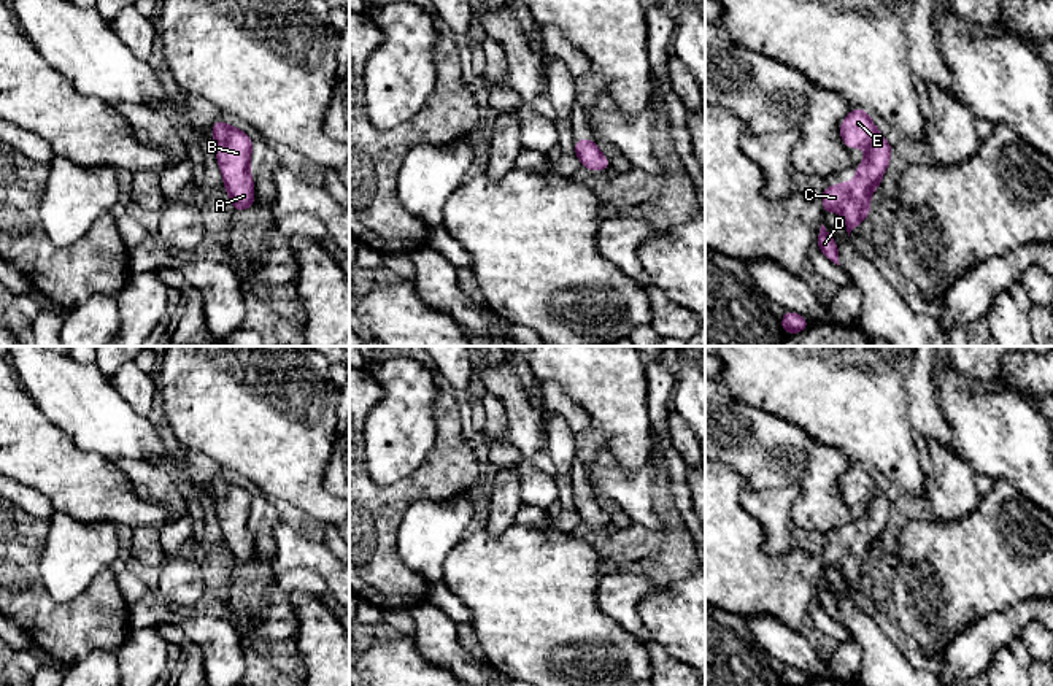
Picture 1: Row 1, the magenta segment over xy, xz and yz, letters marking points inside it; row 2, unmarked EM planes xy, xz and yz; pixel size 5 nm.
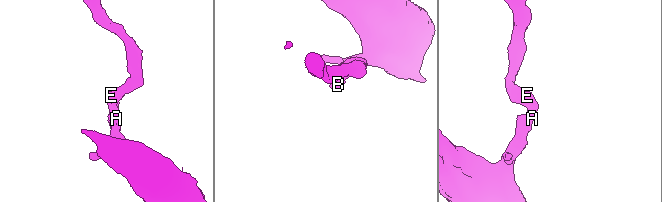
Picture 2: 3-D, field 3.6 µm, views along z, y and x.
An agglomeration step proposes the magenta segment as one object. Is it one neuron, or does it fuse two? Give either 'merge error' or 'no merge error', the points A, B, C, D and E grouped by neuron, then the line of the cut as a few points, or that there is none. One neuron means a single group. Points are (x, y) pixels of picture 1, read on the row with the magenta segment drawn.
no merge error; groups A B C D E; cut none

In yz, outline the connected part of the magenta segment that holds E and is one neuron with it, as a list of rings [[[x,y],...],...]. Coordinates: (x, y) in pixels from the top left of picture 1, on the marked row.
[[[854,108],[842,121],[840,137],[847,148],[864,148],[866,159],[856,167],[851,183],[823,189],[823,213],[837,211],[847,224],[850,237],[850,232],[869,218],[870,197],[880,187],[893,151],[870,114],[861,108]]]

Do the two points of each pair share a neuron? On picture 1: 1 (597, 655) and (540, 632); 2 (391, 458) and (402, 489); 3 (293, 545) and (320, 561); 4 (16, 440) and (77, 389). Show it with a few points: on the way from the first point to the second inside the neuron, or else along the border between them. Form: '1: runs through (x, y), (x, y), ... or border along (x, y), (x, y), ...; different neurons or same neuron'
1: runs through (583, 655), (574, 655), (555, 637); same neuron
2: border along (366, 462), (377, 483), (408, 475); different neurons
3: runs through (299, 551), (313, 554); same neuron
4: border along (23, 386), (37, 407), (72, 442); different neurons

